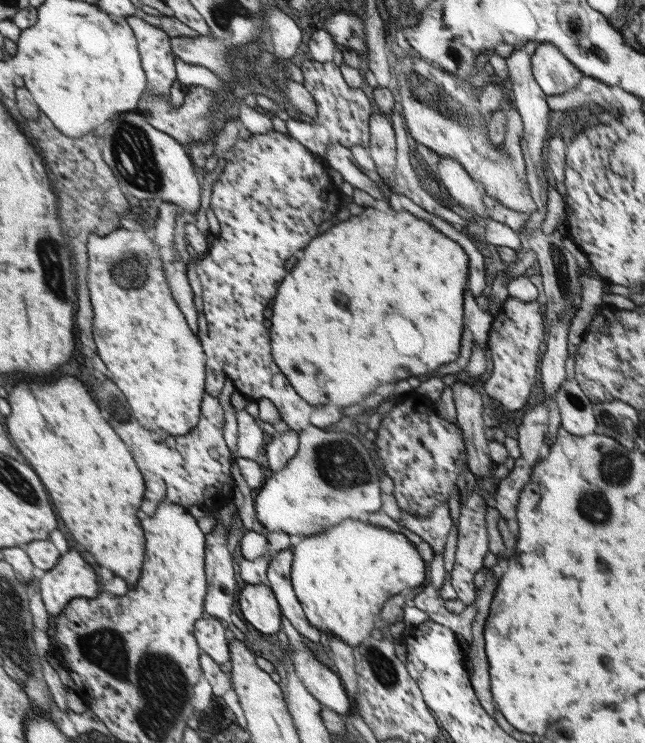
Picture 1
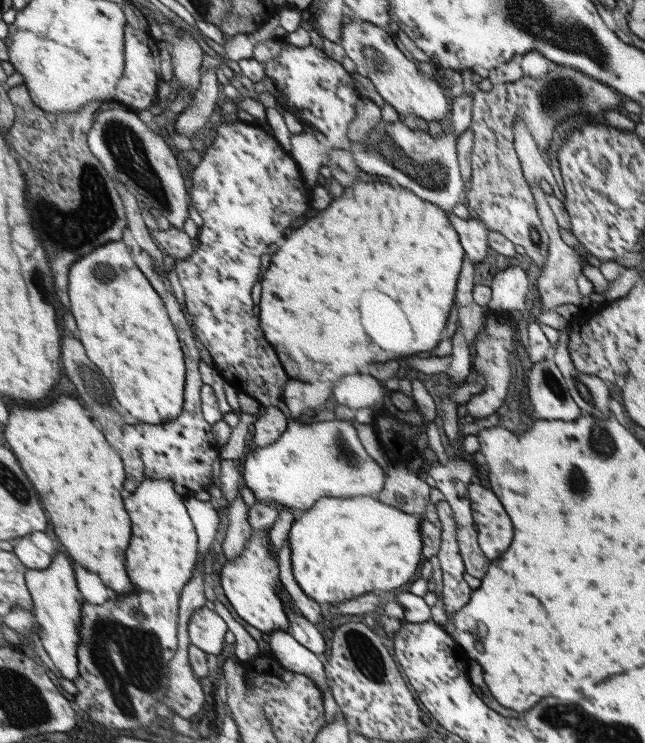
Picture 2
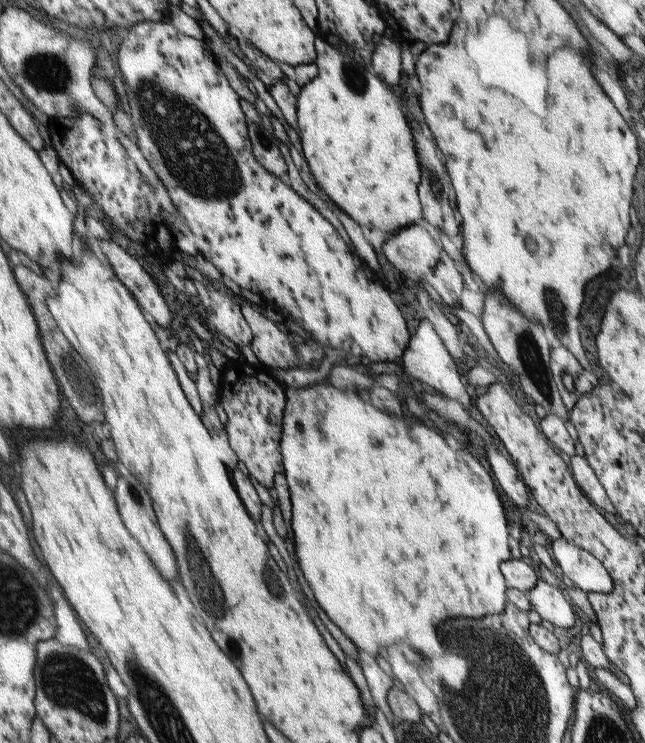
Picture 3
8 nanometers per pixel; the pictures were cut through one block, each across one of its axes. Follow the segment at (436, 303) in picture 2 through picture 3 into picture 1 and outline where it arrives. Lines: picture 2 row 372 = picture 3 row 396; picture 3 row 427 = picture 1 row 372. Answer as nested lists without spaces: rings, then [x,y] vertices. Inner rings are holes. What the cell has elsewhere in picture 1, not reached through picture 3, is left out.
[[[396,204],[395,206],[364,207],[362,214],[350,216],[348,220],[332,226],[322,236],[314,238],[310,246],[306,246],[306,252],[302,252],[302,258],[298,258],[296,266],[286,274],[286,278],[278,286],[278,292],[272,304],[274,314],[270,318],[272,356],[278,368],[294,387],[295,392],[313,407],[322,404],[338,405],[342,408],[353,406],[356,402],[361,402],[364,396],[368,396],[382,382],[396,382],[408,376],[424,379],[433,376],[438,364],[446,364],[458,358],[460,336],[462,336],[462,302],[465,302],[464,290],[466,290],[466,280],[468,280],[469,253],[458,241],[436,230],[436,227],[428,221],[414,216],[414,213],[404,208],[399,209],[398,206]],[[402,364],[406,364],[408,370],[402,370]]]

